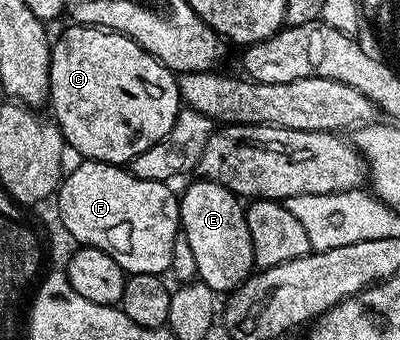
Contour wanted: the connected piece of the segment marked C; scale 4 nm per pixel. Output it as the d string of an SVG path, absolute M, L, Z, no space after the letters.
M69 24L69 27L58 38L54 37L52 39L51 47L47 102L49 106L53 105L51 117L61 129L61 135L65 137L66 147L72 153L74 150L75 153L81 154L77 156L90 162L128 164L132 162L135 156L139 156L139 152L147 152L147 148L151 148L151 144L163 140L163 136L167 136L167 132L171 132L171 124L175 124L177 114L183 108L178 75L174 71L167 69L158 58L151 57L135 40L131 40L126 34L116 34L114 30L102 30L100 26Z

